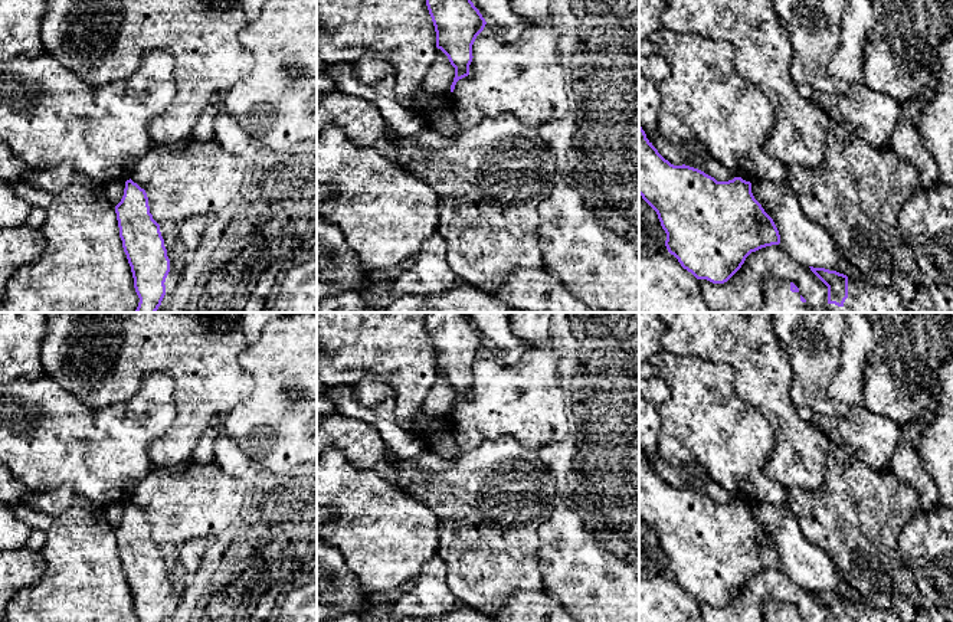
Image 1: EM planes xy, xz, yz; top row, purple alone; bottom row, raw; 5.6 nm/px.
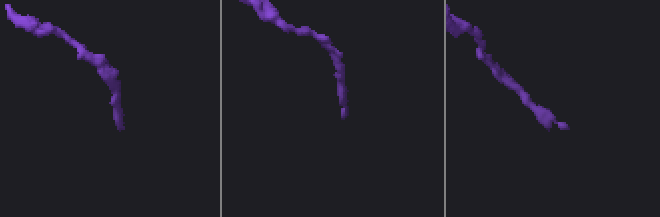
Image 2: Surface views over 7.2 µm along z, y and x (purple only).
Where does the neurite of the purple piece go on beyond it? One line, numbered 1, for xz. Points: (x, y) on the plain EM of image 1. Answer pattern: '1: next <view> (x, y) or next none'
1: next none

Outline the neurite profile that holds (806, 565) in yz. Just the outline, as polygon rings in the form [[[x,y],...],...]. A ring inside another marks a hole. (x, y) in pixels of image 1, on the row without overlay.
[[[754,504],[751,515],[773,541],[785,574],[802,587],[842,596],[841,587],[845,582],[841,573],[819,547],[803,537],[796,518],[786,505]]]

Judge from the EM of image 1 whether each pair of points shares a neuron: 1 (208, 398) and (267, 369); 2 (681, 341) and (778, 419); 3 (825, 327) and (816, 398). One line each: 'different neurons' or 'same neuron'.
1: different neurons
2: same neuron
3: same neuron

